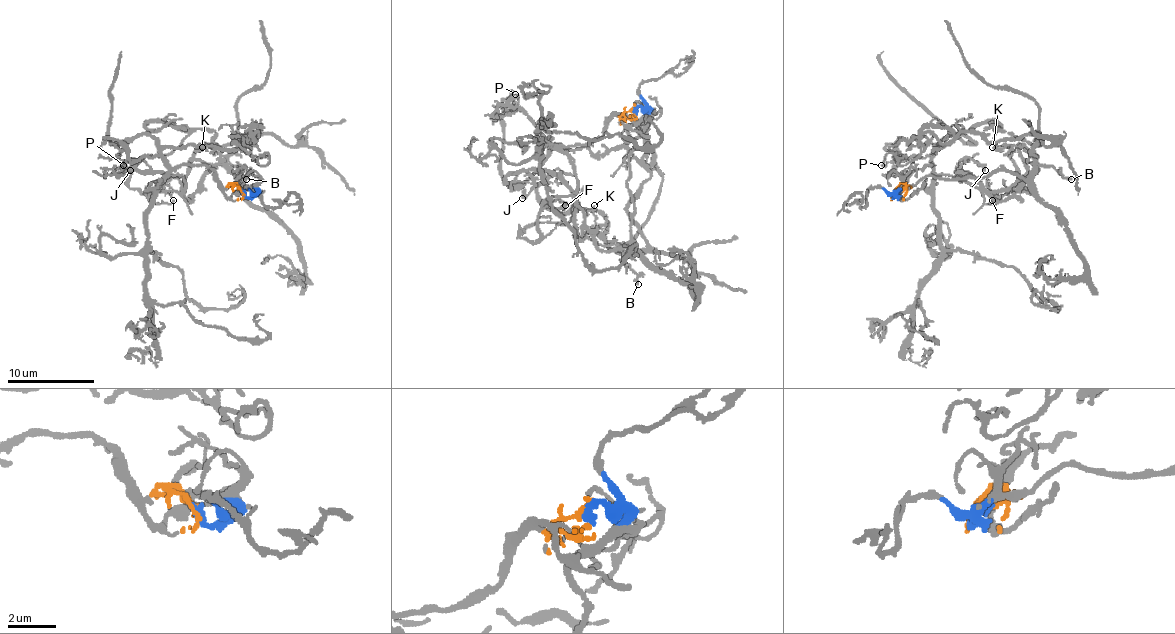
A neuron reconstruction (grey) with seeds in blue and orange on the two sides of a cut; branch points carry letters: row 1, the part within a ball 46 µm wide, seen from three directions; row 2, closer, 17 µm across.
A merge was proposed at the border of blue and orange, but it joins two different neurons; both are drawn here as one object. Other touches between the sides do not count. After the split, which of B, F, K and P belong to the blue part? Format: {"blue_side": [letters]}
{"blue_side": ["F"]}

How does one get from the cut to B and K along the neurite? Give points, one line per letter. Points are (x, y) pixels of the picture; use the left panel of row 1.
B: (242, 193), (205, 164), (172, 173), (183, 191), (189, 164), (200, 160), (235, 167), (246, 180)
K: (242, 193), (231, 184), (222, 184), (205, 164), (172, 173), (181, 175), (183, 191), (187, 162), (202, 147)

